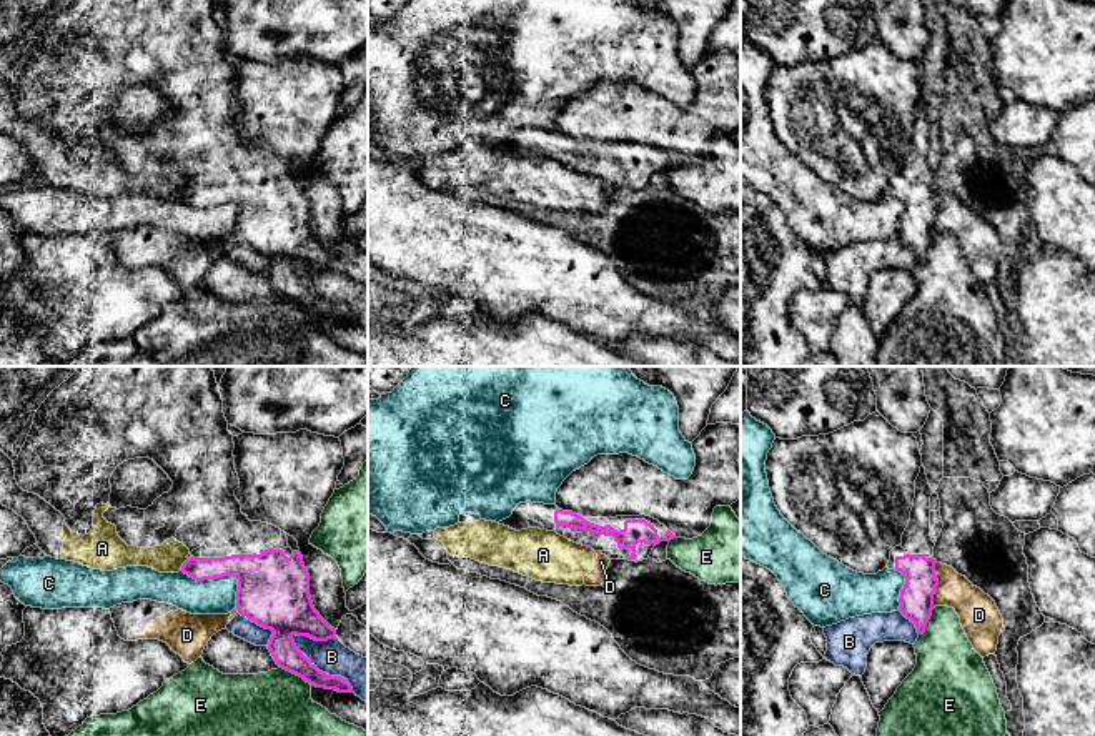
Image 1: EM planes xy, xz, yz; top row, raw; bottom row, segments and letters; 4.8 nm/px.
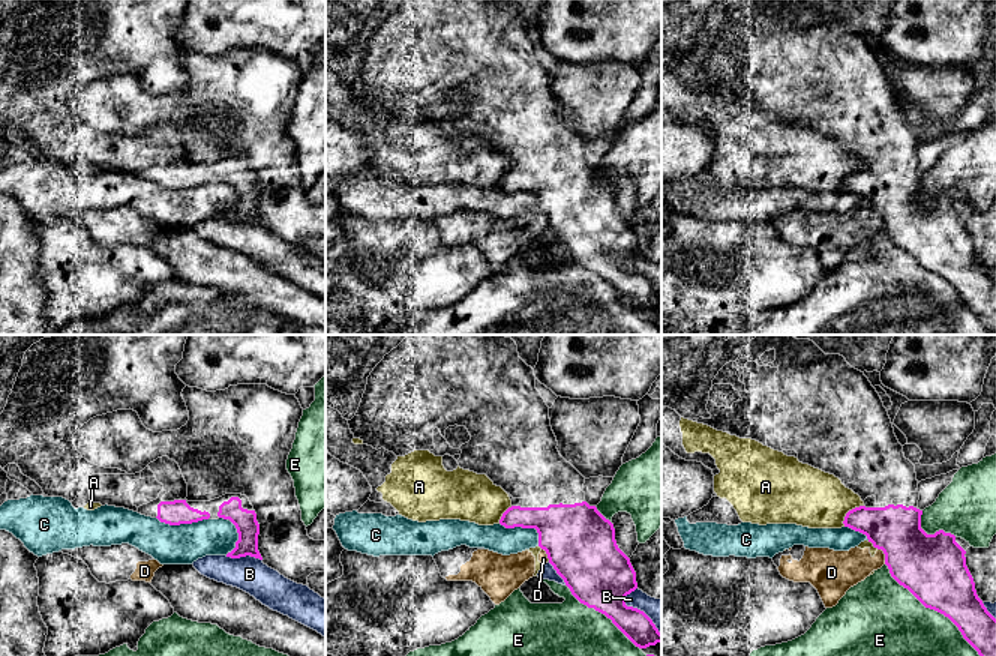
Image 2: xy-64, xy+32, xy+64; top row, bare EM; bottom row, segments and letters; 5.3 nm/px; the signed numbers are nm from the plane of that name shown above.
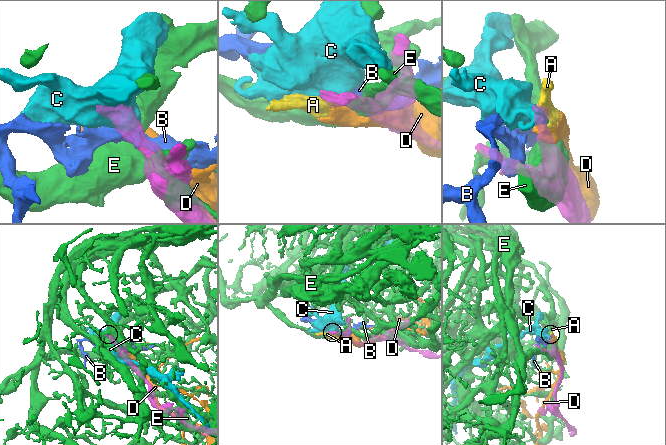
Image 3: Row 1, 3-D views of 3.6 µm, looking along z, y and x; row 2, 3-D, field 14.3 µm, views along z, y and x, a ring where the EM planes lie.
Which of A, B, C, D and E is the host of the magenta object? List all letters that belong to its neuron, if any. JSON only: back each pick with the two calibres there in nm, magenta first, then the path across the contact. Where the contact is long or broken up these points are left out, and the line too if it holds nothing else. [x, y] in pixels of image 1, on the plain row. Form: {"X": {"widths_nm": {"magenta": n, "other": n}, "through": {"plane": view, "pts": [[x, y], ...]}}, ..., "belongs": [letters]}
{"belongs": []}

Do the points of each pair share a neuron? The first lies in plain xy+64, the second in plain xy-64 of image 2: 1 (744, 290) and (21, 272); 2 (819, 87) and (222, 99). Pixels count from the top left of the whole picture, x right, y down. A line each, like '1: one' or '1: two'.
1: two
2: two

